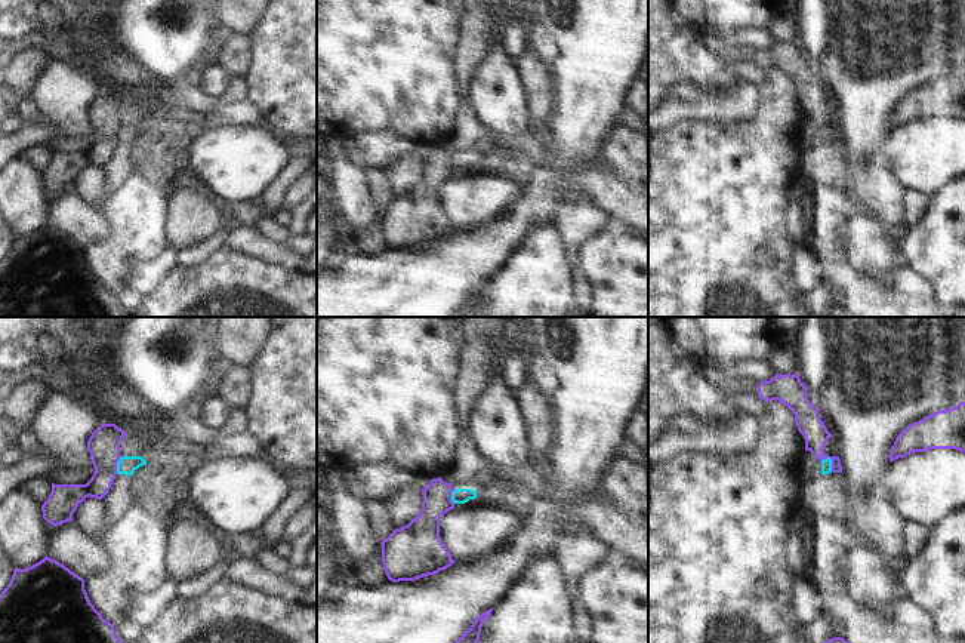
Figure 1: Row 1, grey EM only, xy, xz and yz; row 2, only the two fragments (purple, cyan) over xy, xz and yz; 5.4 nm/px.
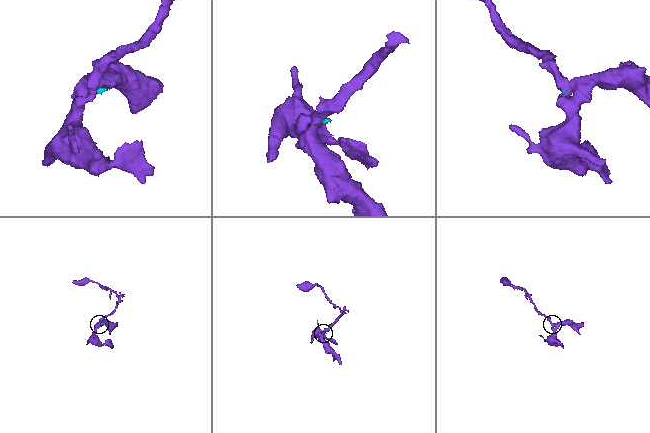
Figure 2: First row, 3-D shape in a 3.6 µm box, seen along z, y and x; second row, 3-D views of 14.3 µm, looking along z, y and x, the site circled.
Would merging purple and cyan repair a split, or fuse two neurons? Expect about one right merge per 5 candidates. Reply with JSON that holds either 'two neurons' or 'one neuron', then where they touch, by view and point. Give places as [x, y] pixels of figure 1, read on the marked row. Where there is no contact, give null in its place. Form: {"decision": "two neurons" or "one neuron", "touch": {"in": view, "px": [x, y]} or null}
{"decision": "two neurons", "touch": {"in": "yz", "px": [832, 461]}}

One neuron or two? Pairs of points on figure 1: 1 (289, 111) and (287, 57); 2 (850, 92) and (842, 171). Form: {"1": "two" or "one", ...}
{"1": "one", "2": "two"}

